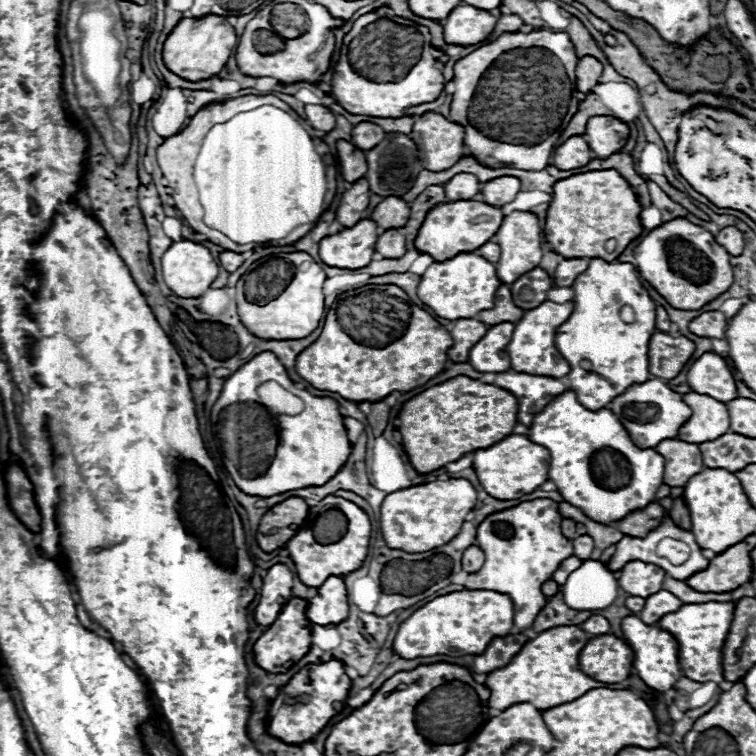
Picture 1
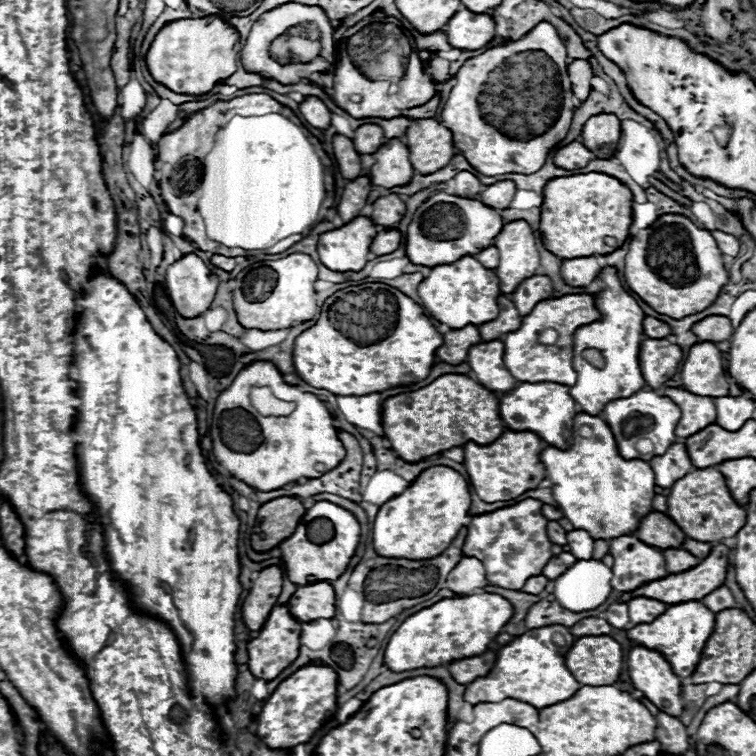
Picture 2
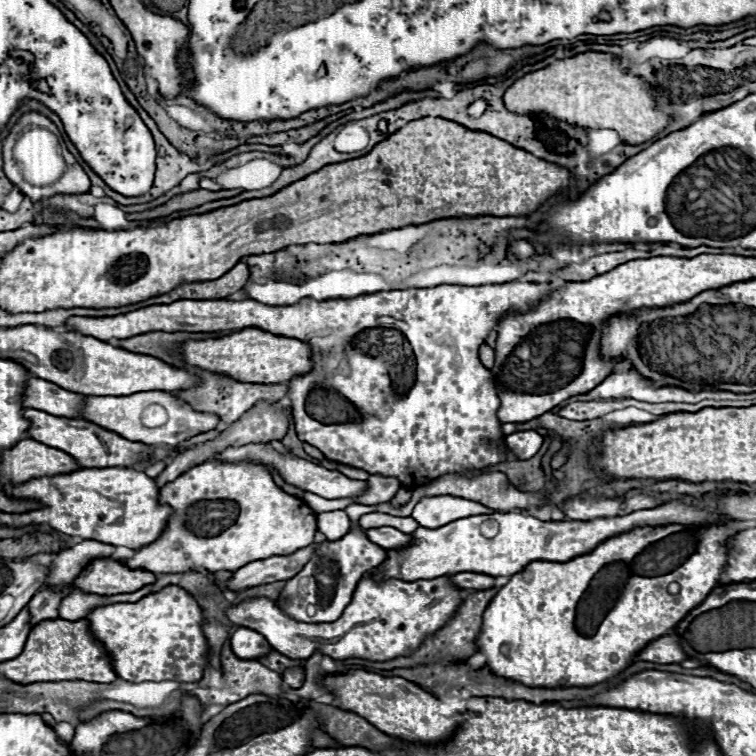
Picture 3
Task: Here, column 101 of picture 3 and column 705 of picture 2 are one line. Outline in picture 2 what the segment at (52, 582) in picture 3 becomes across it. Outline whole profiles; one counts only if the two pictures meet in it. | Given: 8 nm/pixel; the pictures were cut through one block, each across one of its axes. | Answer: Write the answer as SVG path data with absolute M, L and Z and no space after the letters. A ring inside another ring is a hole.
M686 538L684 548L686 548L690 554L694 554L696 558L706 558L706 556L710 554L710 550L712 550L712 544L710 544L710 542L694 542L692 538Z

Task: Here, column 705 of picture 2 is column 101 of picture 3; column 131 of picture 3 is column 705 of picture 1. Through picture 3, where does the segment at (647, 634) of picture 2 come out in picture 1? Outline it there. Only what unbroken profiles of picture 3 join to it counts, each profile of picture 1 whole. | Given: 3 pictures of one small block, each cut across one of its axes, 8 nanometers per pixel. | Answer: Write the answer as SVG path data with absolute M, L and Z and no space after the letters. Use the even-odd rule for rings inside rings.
M702 602L702 604L682 604L680 610L670 612L656 622L658 628L670 632L678 642L678 662L686 678L696 682L722 682L722 644L730 630L734 614L732 602Z

